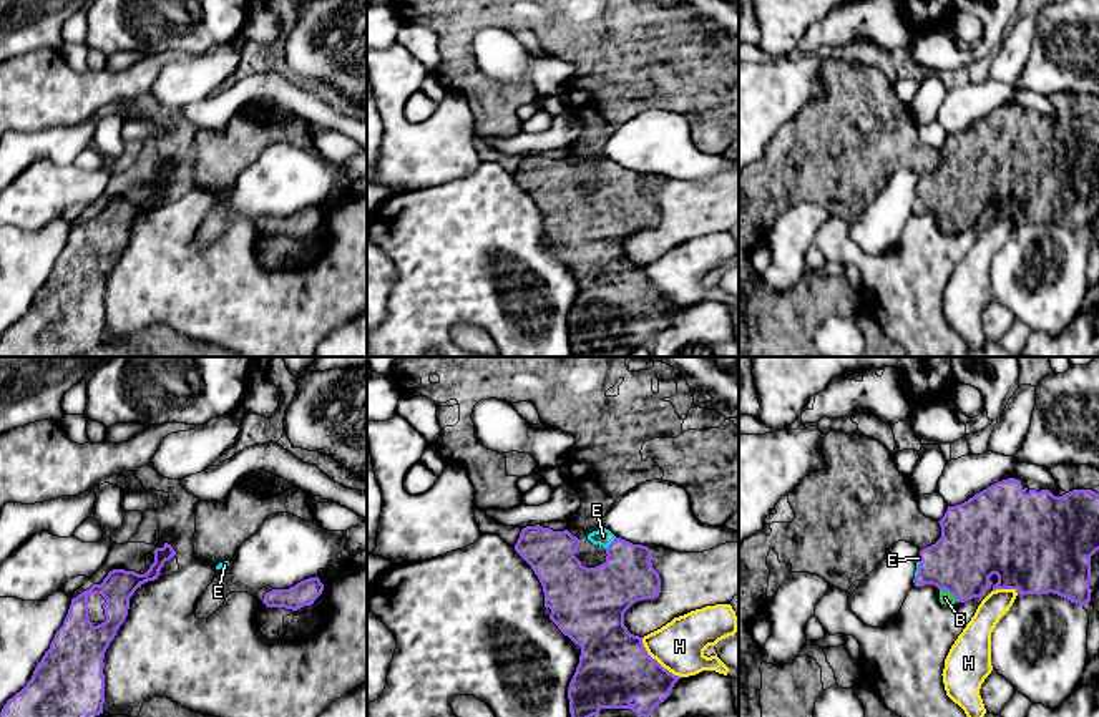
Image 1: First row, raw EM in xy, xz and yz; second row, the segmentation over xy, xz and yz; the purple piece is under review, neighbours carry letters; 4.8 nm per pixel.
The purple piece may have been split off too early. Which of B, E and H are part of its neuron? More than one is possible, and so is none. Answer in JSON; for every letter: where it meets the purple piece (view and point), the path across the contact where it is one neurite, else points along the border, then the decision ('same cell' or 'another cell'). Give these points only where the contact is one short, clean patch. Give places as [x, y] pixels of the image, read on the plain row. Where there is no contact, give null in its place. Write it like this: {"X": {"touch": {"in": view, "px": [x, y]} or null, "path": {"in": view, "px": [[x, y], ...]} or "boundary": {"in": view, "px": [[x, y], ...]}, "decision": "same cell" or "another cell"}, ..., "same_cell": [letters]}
{"B": {"touch": {"in": "yz", "px": [950, 221]}, "path": {"in": "yz", "px": [[972, 176], [950, 221], [945, 226]]}, "decision": "same cell"}, "E": {"touch": {"in": "xz", "px": [611, 171]}, "path": {"in": "xz", "px": [[605, 221], [613, 213], [611, 171], [603, 165]]}, "decision": "same cell"}, "H": {"touch": {"in": "xz", "px": [654, 287]}, "decision": "another cell"}, "same_cell": ["B", "E"]}

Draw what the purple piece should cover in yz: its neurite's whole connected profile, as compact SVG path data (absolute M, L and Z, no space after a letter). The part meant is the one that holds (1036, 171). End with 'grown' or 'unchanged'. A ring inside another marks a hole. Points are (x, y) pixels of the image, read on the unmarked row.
M1016 106L998 110L976 121L968 129L948 134L938 149L941 166L920 179L915 214L933 212L940 217L940 231L951 234L981 226L989 216L989 206L998 204L996 217L1014 217L1018 222L1057 222L1071 231L1086 234L1099 214L1099 121L1072 118L1054 124L1049 118L1023 118Z; grown

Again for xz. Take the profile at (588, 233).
M526 154L515 179L531 194L545 221L545 244L581 276L579 292L568 315L573 357L626 357L639 345L651 345L681 307L652 287L642 266L624 254L624 241L637 229L654 227L661 221L659 201L652 196L651 178L616 166L603 156L588 163L593 173L606 178L606 189L586 196L574 184L581 168L568 158Z; grown

